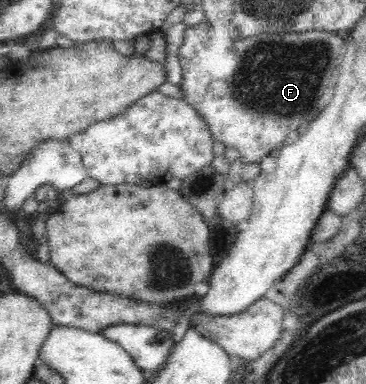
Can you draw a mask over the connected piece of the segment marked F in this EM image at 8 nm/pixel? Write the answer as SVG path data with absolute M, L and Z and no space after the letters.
M206 20L196 25L187 26L185 28L185 39L183 45L179 47L180 66L182 69L182 80L180 89L182 89L182 99L184 99L193 109L197 110L197 114L207 122L213 141L221 141L225 147L235 147L240 154L242 163L258 163L263 157L269 155L269 152L276 147L281 147L283 141L287 139L287 135L291 131L300 131L307 122L309 113L315 109L317 99L321 95L325 95L325 91L329 90L329 85L333 85L333 75L336 72L338 63L349 35L349 30L344 34L333 31L301 31L301 33L257 33L251 37L242 37L242 39L231 39L229 35L223 33L223 29L213 29L211 23Z

